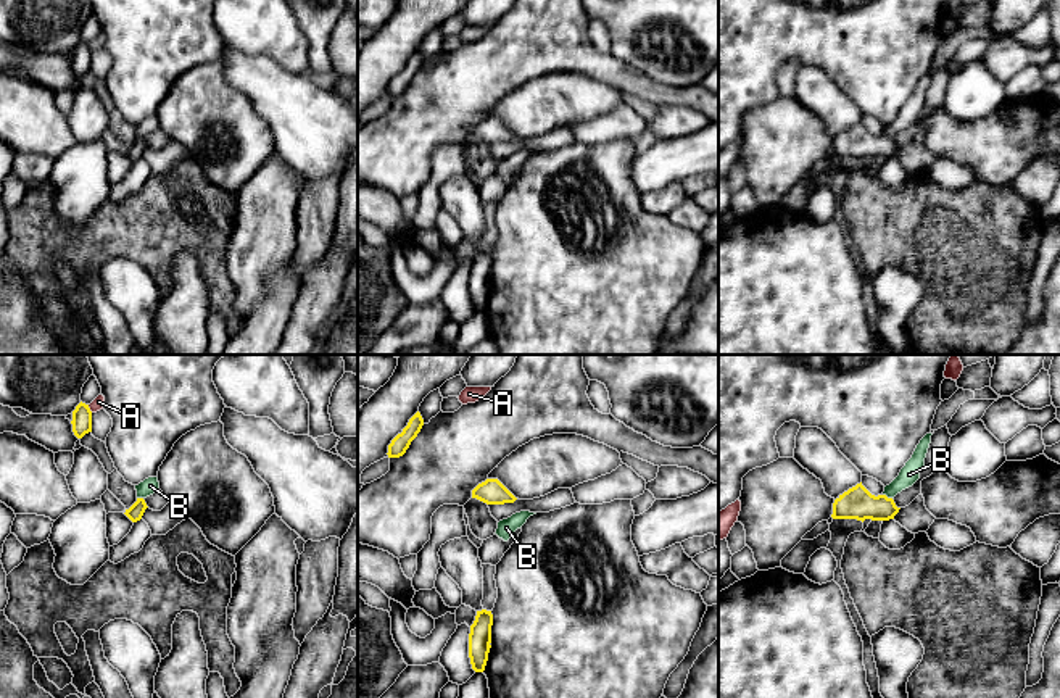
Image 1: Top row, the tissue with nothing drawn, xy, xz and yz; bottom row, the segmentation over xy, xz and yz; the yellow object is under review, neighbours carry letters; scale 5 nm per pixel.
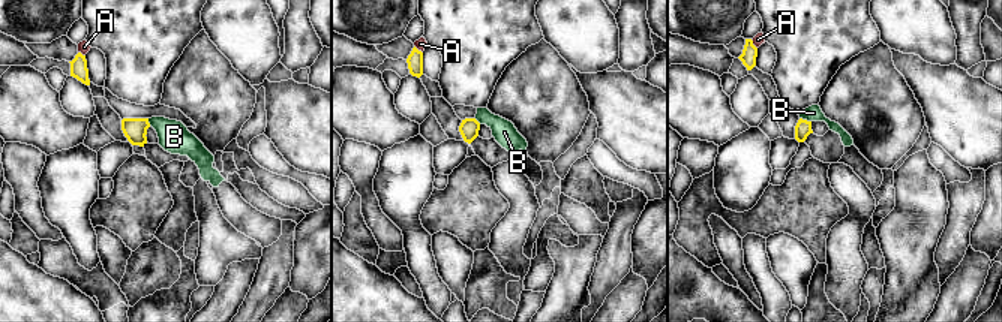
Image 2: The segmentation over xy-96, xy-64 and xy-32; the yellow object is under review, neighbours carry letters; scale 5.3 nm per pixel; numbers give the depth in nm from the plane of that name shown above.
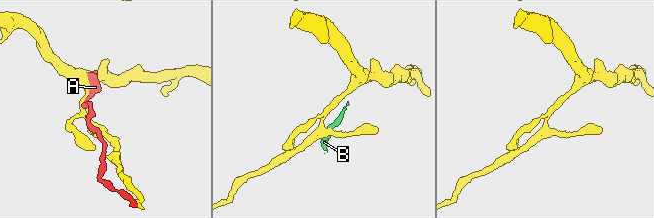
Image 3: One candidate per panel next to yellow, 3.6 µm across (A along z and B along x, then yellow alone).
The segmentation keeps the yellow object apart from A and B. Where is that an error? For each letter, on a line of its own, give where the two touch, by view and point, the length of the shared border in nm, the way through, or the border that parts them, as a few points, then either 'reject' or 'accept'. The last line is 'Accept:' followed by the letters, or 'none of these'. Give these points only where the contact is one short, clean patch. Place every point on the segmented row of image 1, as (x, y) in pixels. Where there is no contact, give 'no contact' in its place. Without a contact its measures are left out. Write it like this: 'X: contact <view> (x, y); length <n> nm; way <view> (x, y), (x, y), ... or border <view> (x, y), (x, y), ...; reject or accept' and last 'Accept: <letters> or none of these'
A: contact xy (89, 408); length 50 nm; reject
B: contact yz (886, 497); length 50 nm; border yz (883, 494), (891, 498); reject
Accept: none of these

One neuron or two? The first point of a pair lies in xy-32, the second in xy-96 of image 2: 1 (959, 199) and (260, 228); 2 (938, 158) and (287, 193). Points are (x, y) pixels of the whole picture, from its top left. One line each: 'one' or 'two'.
1: two
2: two

